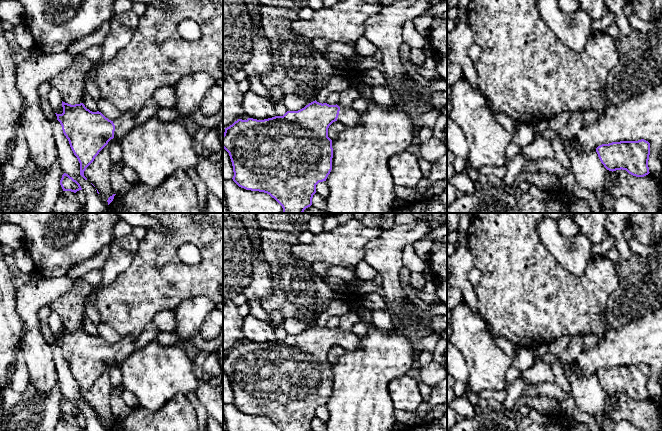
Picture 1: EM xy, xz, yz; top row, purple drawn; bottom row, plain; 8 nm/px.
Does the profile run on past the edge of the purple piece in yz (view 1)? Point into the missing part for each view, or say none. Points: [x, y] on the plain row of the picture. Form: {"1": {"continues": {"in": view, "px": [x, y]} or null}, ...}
{"1": {"continues": null}}

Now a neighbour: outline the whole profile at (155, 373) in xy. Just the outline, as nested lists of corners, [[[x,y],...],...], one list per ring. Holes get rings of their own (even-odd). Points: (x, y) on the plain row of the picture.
[[[154,339],[134,350],[119,366],[123,388],[137,398],[140,406],[151,412],[161,409],[176,394],[188,395],[198,388],[199,379],[193,373],[192,359],[180,344],[164,345]]]

